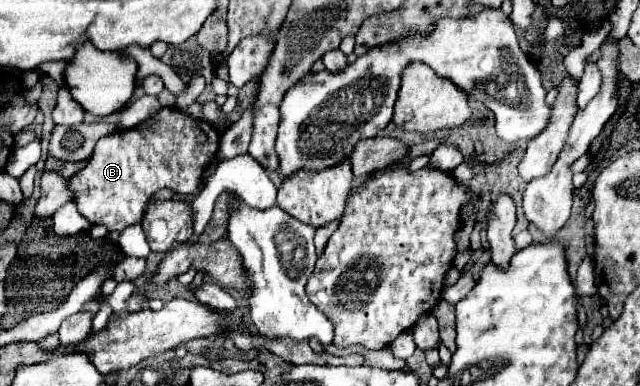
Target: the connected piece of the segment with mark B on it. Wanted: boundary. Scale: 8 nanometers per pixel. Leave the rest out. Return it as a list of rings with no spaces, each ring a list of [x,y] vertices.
[[[162,108],[162,112],[156,118],[150,118],[140,126],[132,130],[120,130],[102,138],[96,144],[88,166],[70,178],[70,186],[72,190],[76,190],[74,200],[78,204],[80,214],[92,224],[104,224],[108,232],[114,232],[114,230],[122,232],[126,226],[140,224],[144,218],[146,204],[156,190],[170,188],[172,192],[180,192],[180,194],[196,192],[196,188],[202,184],[204,170],[216,156],[218,140],[220,140],[220,134],[212,124],[192,122],[176,108]]]

